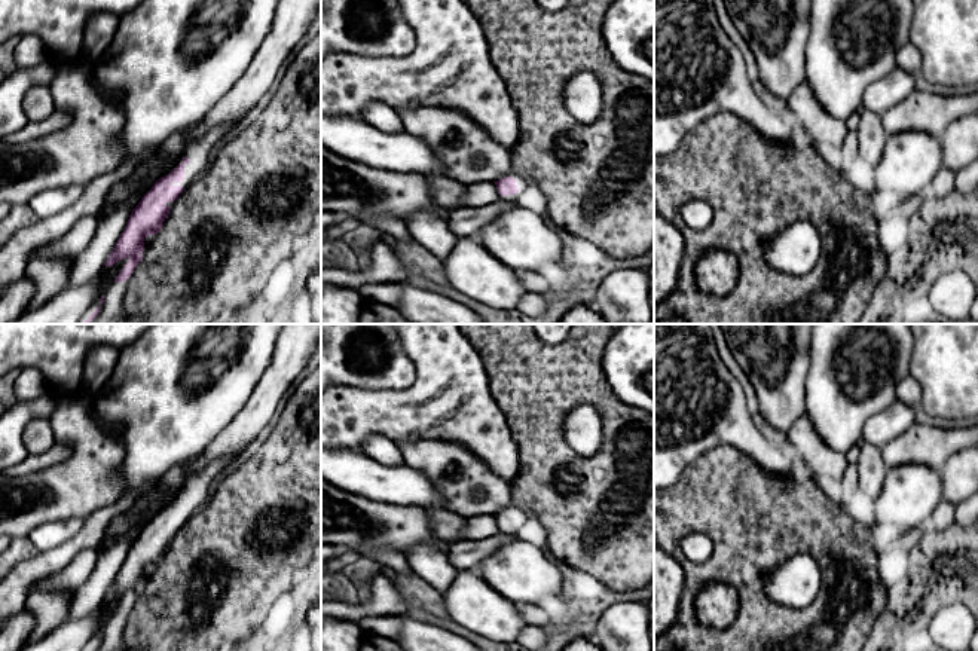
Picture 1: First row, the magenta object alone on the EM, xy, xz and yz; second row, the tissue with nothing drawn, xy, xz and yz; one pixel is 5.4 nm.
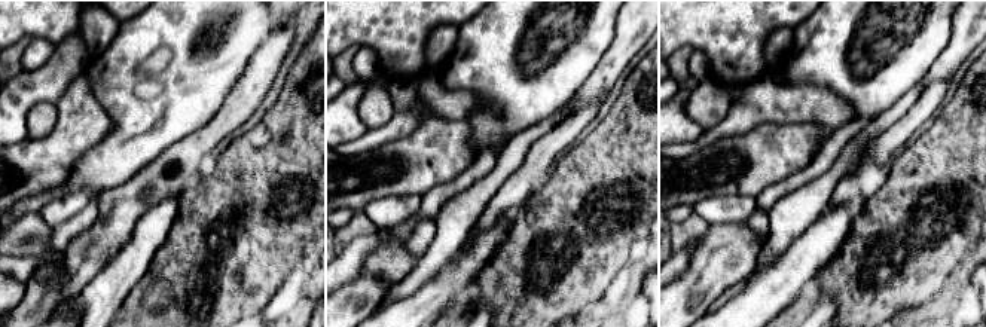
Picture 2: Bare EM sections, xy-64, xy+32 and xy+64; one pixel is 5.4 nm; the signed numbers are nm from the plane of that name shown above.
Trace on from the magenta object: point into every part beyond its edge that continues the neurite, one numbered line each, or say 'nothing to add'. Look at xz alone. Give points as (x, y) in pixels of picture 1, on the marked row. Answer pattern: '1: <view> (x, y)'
1: xz (529, 196)

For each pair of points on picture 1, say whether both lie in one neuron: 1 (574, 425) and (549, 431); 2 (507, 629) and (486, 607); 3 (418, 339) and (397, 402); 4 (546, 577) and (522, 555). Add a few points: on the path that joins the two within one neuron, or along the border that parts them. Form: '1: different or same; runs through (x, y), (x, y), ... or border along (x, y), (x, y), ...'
1: different; border along (586, 403), (564, 424), (565, 442), (583, 457)
2: same; runs through (501, 623), (491, 613)
3: same; runs through (424, 357), (424, 382), (415, 391)
4: same; runs through (540, 572), (528, 561)

